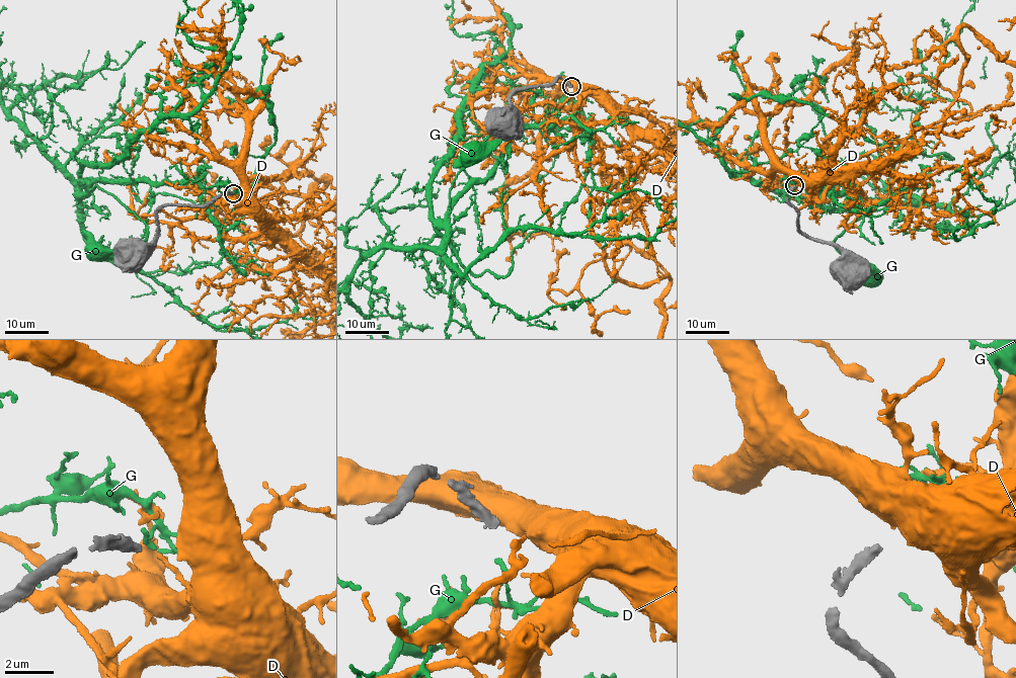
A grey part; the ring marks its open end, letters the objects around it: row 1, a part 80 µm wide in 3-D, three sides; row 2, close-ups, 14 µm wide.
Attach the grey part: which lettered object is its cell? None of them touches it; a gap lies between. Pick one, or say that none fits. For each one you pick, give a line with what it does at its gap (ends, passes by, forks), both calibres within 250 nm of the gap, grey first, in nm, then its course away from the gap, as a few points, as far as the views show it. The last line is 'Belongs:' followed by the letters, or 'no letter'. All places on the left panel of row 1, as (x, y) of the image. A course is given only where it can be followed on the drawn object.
D: it ends there; 400 nm thick on the grey side, 650 nm on the other
Belongs: D

